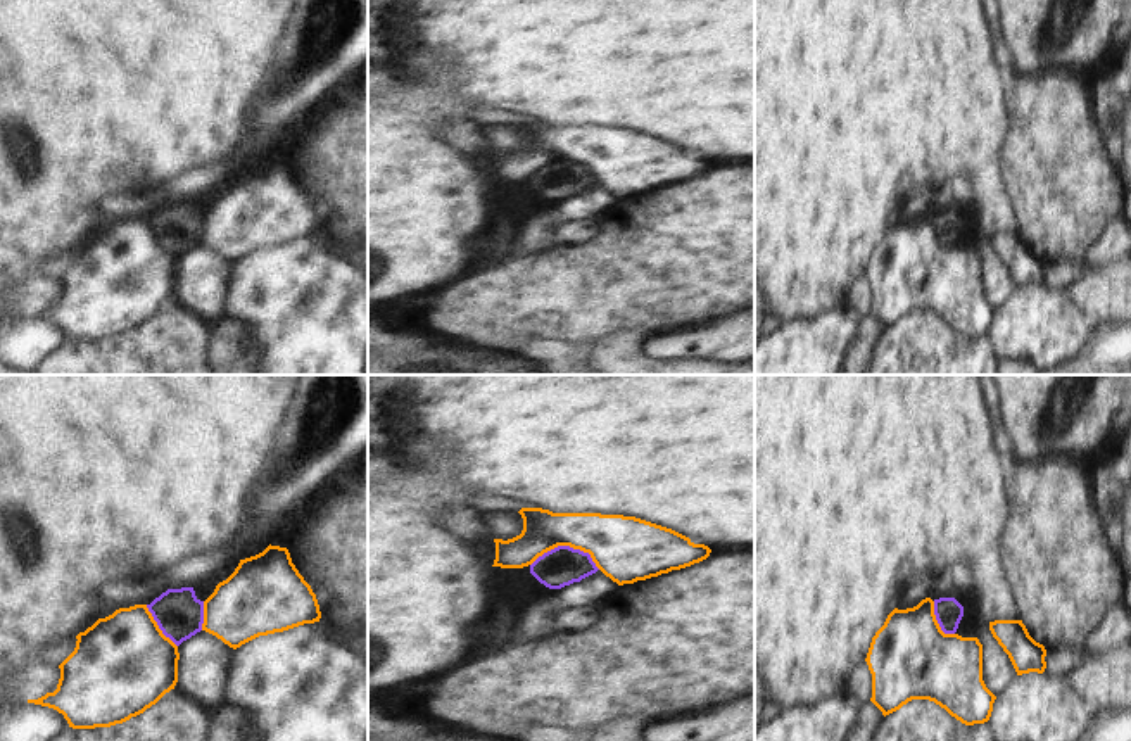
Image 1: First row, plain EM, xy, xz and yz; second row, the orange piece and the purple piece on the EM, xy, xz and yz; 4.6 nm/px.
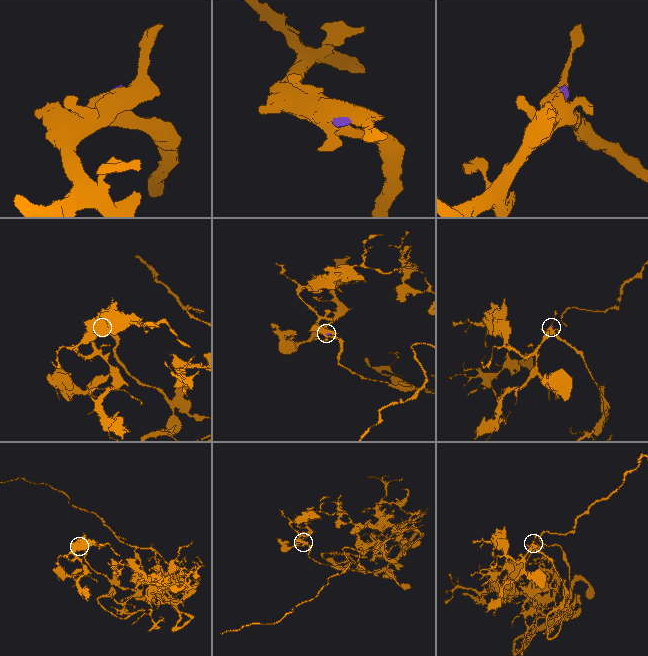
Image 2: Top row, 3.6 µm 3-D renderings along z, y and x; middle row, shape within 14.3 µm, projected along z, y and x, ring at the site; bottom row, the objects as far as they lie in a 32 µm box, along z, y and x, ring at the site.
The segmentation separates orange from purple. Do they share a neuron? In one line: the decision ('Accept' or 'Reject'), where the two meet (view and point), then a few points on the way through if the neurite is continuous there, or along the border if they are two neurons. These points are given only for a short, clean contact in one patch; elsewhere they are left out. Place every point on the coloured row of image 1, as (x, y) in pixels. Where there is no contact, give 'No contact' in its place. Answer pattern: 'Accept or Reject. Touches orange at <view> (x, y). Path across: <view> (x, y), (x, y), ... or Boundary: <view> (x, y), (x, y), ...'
Accept. Touches orange at xz (567, 544). Path across: xz (620, 546), (567, 544), (563, 565).

